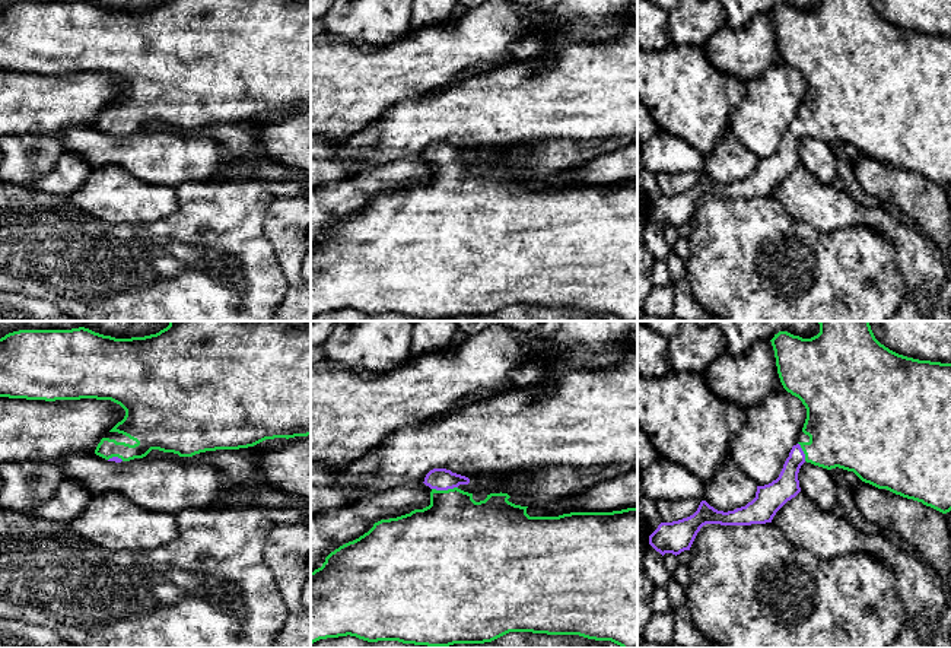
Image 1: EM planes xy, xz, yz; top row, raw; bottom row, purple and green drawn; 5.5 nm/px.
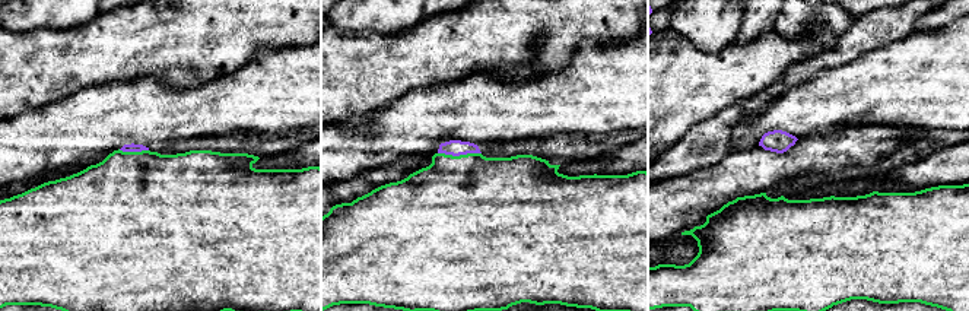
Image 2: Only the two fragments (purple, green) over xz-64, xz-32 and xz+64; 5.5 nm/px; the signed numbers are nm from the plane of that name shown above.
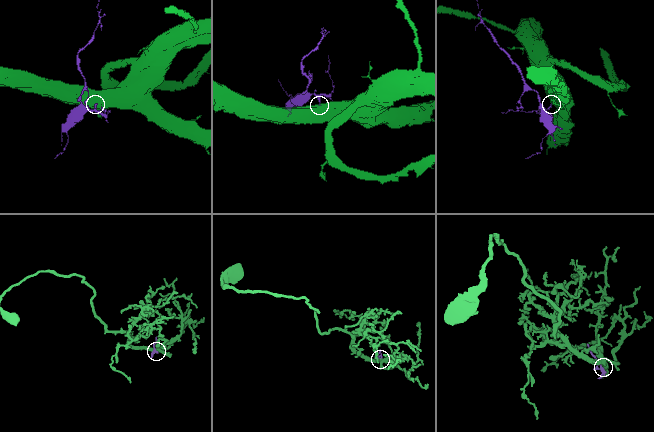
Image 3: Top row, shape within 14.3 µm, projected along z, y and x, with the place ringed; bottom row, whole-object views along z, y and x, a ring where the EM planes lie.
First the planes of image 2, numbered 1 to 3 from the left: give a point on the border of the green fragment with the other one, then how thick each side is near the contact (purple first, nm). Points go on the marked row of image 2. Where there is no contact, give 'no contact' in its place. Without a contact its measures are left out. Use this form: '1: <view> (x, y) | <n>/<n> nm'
1: xz-64 (133, 151) | 50/500 nm
2: xz-32 (460, 154) | 90/480 nm
3: no contact

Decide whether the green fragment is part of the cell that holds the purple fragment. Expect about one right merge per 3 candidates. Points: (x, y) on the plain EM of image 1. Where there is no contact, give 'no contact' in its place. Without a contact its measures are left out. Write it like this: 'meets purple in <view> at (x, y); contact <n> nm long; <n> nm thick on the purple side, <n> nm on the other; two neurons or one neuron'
meets purple in xz at (444, 162); contact 140 nm long; 130 nm thick on the purple side, 420 nm on the other; one neuron

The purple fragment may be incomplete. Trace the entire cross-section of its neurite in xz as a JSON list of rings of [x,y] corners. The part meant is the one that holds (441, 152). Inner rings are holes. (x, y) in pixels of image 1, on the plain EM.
[[[446,142],[430,143],[423,155],[432,162],[430,178],[410,187],[381,193],[359,212],[331,225],[321,241],[311,245],[311,317],[338,309],[356,309],[368,315],[398,314],[403,317],[449,320],[454,317],[492,315],[509,305],[547,308],[579,308],[595,314],[611,314],[621,321],[637,321],[637,181],[613,185],[570,185],[559,190],[529,190],[528,180],[509,175],[508,166],[490,166],[476,175],[473,166],[461,163],[470,152]]]

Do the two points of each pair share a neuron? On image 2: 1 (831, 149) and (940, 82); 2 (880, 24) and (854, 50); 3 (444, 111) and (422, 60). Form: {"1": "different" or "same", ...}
{"1": "different", "2": "same", "3": "different"}

